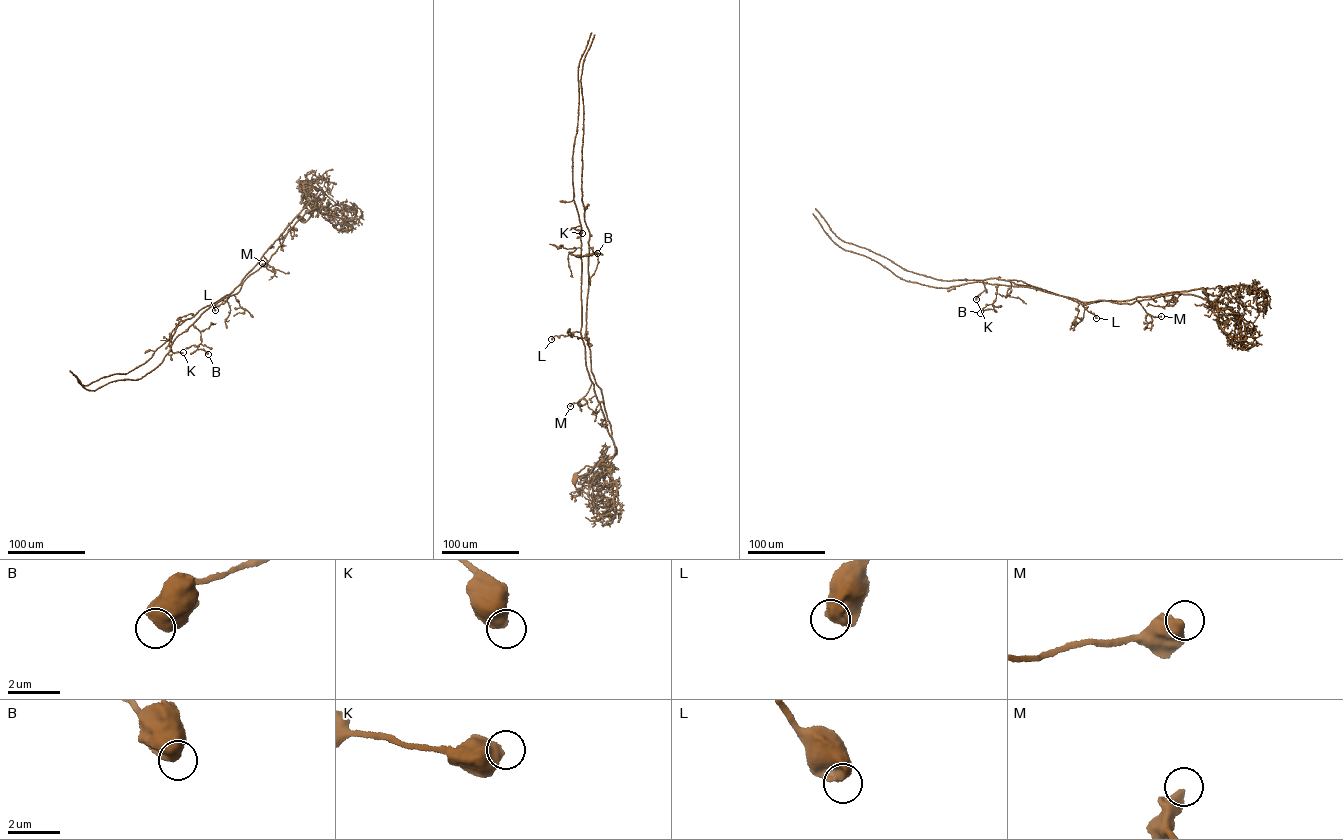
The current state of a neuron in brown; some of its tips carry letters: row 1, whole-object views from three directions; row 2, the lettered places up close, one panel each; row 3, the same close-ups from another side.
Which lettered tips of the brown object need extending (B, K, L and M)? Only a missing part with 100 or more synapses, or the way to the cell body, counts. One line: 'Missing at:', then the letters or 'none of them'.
Missing at: none of them

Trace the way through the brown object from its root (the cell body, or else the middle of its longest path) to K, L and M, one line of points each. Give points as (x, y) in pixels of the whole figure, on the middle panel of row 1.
K: (574, 481), (586, 466), (597, 466), (616, 452), (586, 367), (581, 334), (581, 228), (570, 229), (582, 233)
L: (574, 481), (586, 466), (597, 466), (615, 454), (616, 448), (586, 367), (581, 332), (556, 335), (551, 339)
M: (574, 481), (586, 466), (597, 466), (616, 451), (593, 383), (579, 402), (570, 406)

